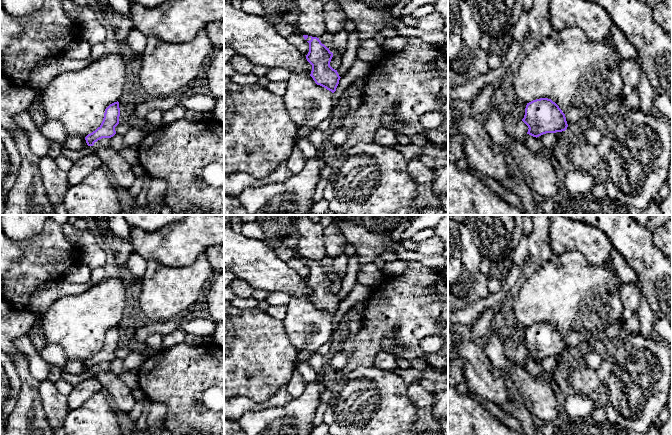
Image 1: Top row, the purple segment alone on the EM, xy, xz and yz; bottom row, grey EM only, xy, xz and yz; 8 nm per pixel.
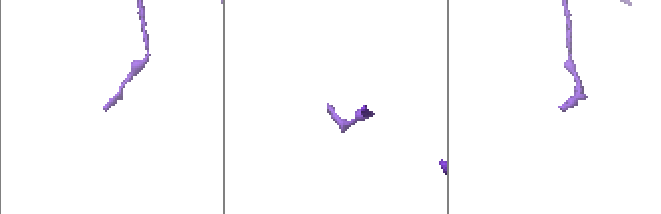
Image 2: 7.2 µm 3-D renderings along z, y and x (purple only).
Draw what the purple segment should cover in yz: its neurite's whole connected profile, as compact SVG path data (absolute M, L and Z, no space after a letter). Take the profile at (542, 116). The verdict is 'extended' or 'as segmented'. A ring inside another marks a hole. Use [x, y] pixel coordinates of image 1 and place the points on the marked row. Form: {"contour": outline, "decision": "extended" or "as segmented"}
{"contour": "M548 98L527 103L522 121L529 128L527 134L536 138L546 133L565 131L568 127L565 114Z", "decision": "as segmented"}

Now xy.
{"contour": "M119 102L110 104L104 113L101 125L92 133L85 137L88 146L93 146L95 142L102 138L111 138L116 134L115 127L119 124L120 108Z", "decision": "as segmented"}

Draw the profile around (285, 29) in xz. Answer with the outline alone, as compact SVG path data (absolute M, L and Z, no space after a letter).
M284 21L275 25L275 29L281 36L285 38L289 37L292 33L294 33L293 26Z

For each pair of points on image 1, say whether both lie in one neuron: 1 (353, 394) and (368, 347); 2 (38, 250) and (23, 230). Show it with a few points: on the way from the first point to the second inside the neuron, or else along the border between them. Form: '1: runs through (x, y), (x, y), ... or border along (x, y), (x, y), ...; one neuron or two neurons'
1: border along (373, 364), (358, 366), (341, 377); two neurons
2: border along (44, 225), (38, 233), (32, 236), (10, 239); two neurons

